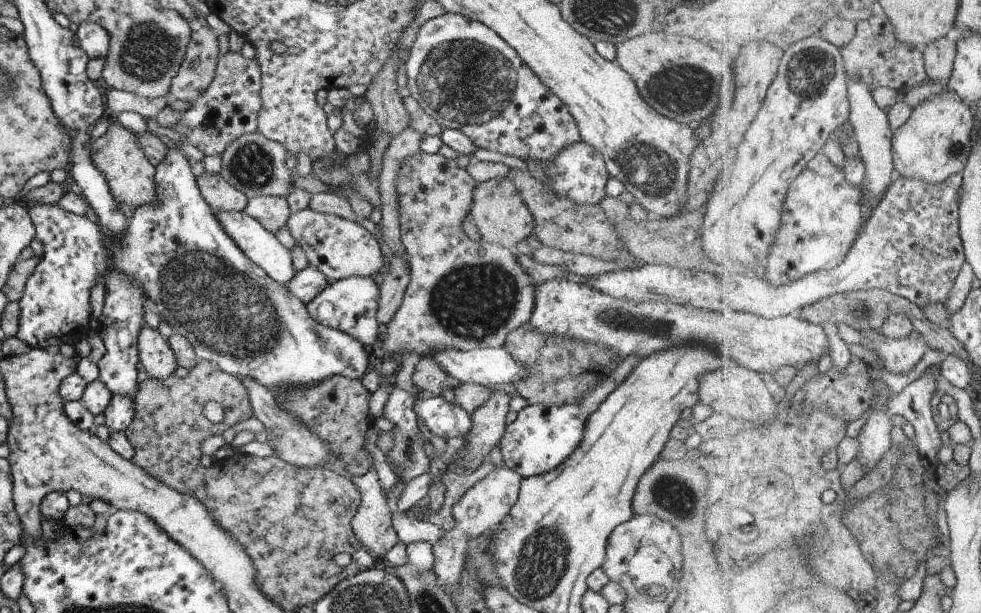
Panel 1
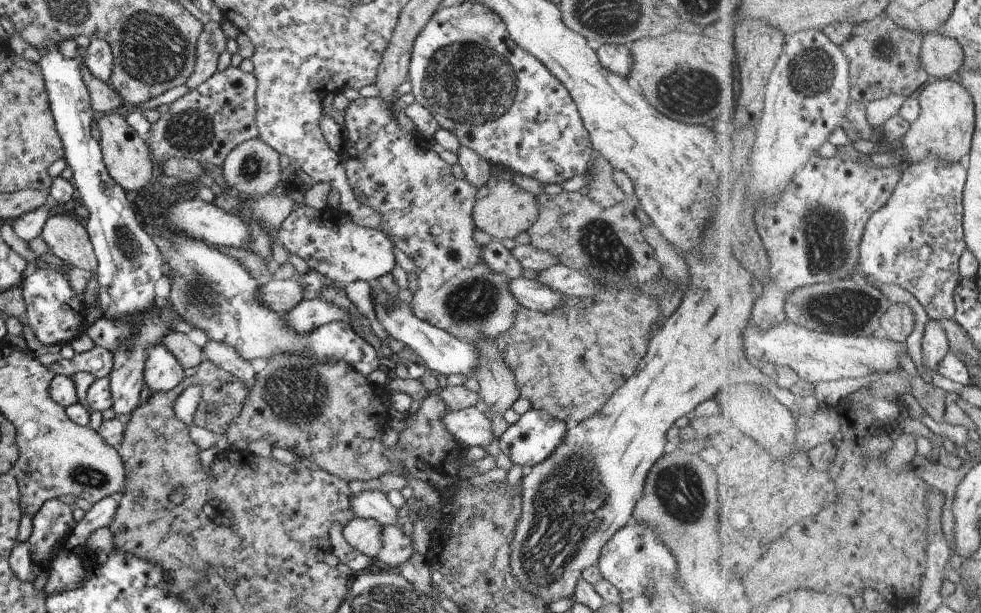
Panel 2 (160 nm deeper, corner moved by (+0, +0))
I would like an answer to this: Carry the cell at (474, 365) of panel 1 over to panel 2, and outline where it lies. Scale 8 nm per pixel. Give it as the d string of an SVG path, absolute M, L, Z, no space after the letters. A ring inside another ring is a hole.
M381 287L370 288L370 299L376 319L389 337L411 348L426 369L439 374L442 379L451 374L466 374L467 378L473 377L477 360L476 352L469 342L457 339L444 330L419 320L407 304L402 303L397 297L389 296Z

